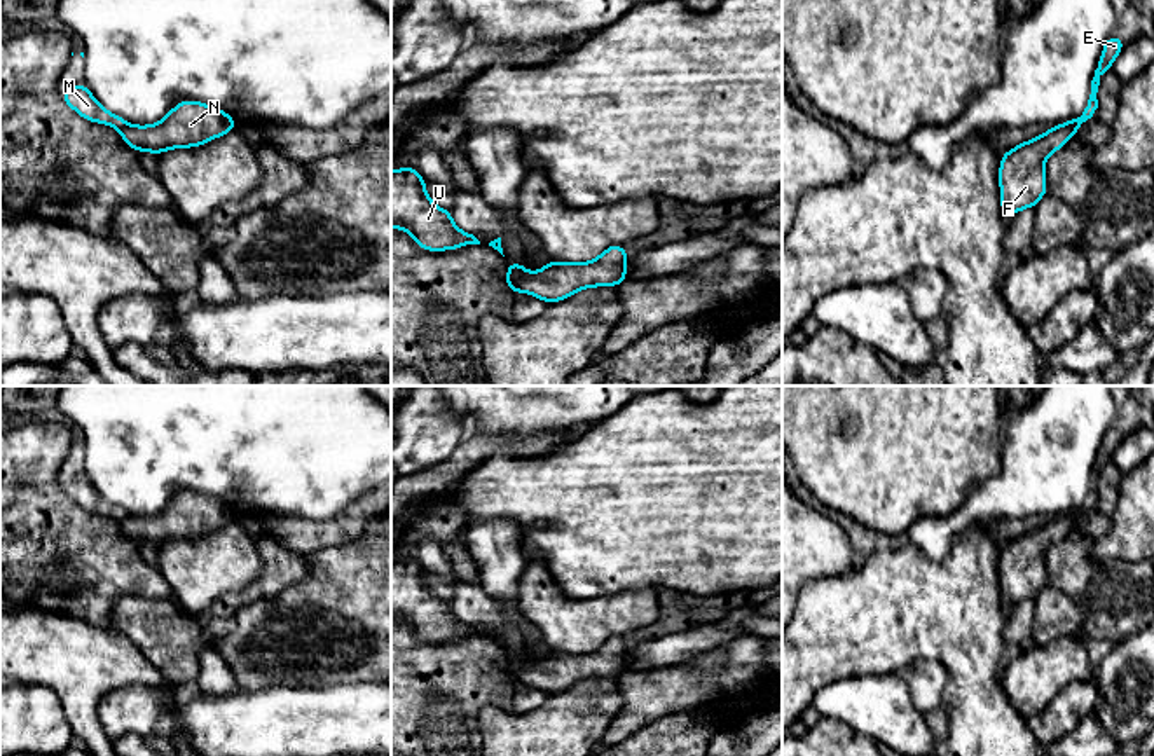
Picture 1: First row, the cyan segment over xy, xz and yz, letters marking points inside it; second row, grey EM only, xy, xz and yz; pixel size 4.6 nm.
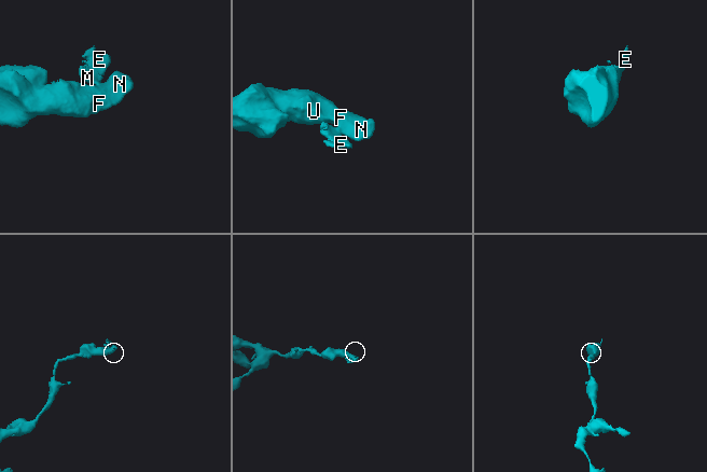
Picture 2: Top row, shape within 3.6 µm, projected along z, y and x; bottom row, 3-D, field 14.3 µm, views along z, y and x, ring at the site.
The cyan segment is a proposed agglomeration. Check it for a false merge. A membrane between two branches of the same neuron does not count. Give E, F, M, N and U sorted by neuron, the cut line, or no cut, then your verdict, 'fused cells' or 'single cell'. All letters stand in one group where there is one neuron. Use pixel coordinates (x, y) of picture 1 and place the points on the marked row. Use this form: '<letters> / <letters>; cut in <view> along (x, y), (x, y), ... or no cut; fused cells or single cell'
E M / F N U; cut in xz along (510, 268), (519, 290); fused cells

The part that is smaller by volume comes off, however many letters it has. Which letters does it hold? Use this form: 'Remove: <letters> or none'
Remove: E, M

